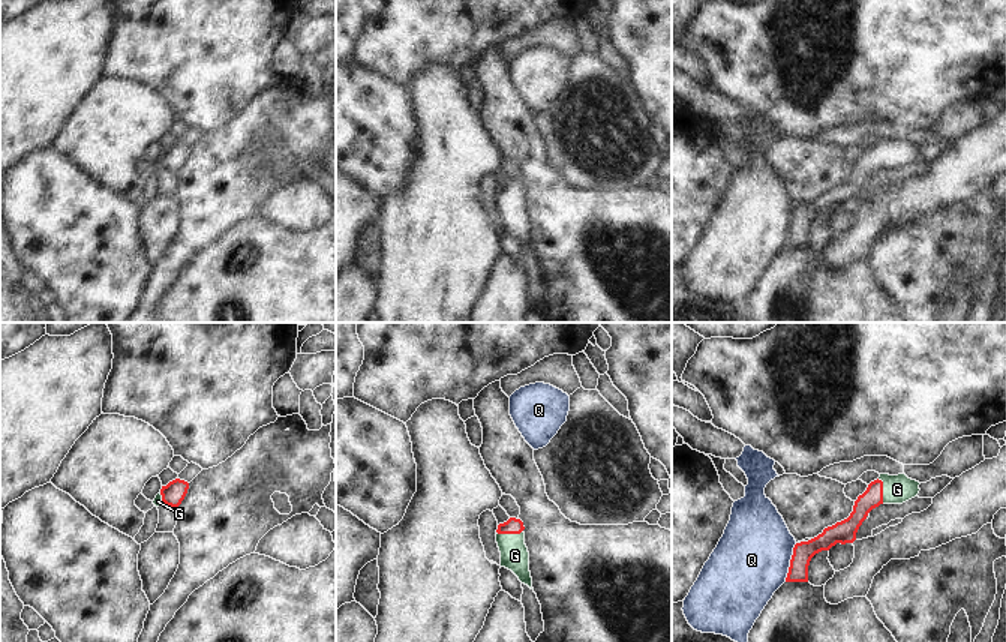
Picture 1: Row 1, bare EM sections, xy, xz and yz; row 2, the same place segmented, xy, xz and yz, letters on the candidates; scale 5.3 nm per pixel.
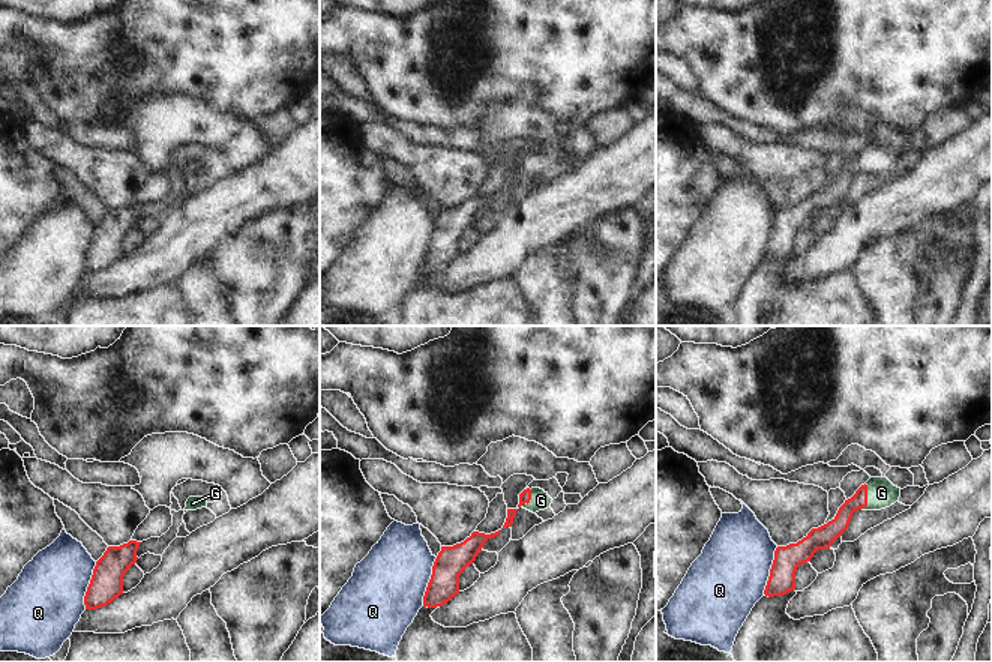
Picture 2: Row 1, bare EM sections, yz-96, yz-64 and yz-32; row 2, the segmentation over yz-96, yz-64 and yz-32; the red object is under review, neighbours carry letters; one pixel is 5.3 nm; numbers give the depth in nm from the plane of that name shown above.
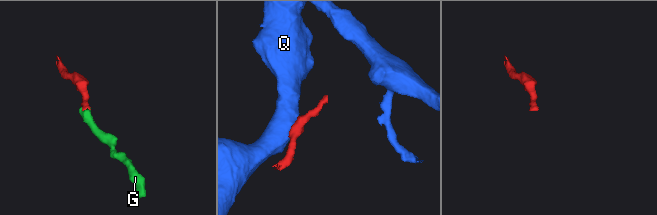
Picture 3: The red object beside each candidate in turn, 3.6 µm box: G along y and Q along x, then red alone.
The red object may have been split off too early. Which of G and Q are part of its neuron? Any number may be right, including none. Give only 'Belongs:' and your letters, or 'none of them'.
Belongs: G

